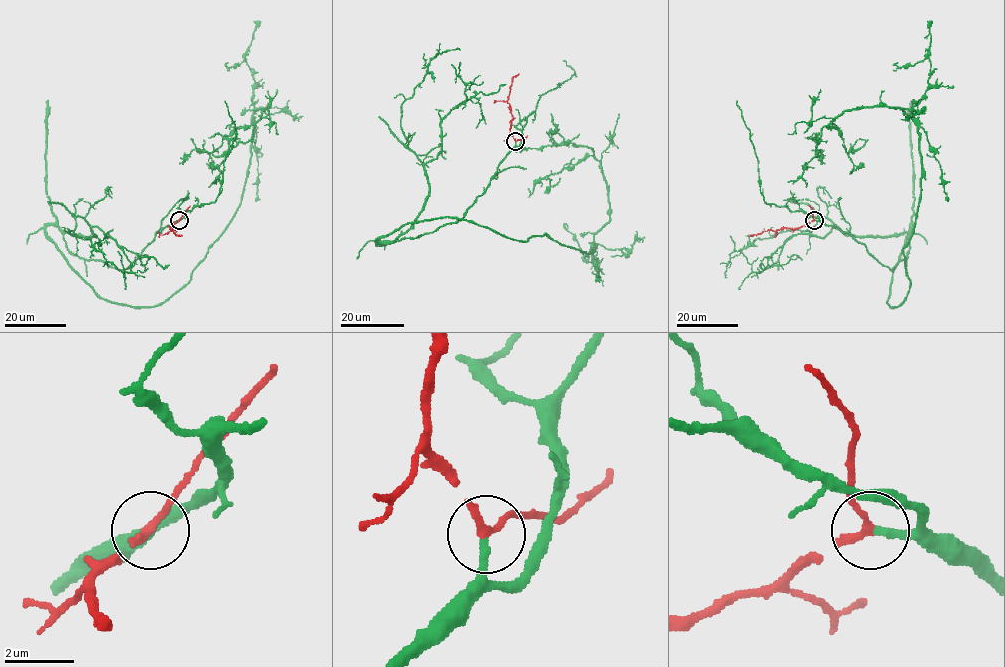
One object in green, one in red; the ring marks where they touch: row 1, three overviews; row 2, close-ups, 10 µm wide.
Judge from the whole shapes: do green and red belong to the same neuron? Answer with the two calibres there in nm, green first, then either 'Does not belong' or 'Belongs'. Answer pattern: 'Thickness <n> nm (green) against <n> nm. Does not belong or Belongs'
Thickness 240 nm (green) against 280 nm. Belongs

